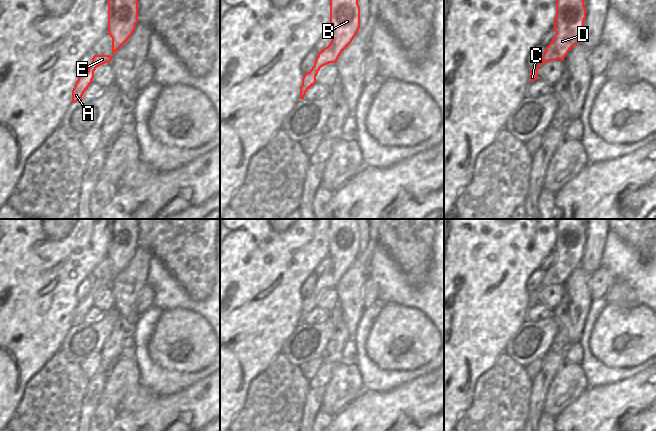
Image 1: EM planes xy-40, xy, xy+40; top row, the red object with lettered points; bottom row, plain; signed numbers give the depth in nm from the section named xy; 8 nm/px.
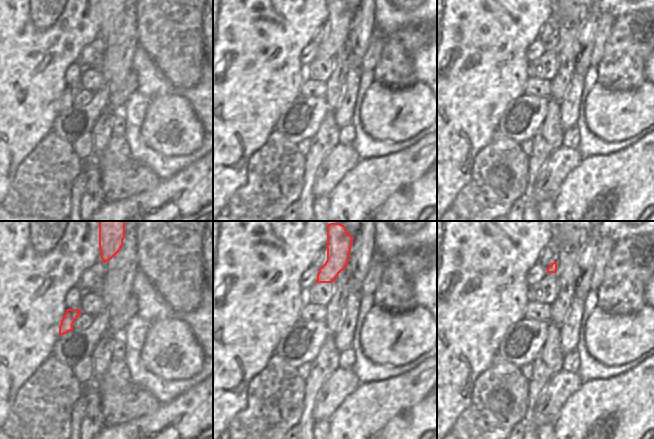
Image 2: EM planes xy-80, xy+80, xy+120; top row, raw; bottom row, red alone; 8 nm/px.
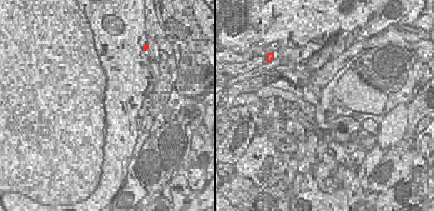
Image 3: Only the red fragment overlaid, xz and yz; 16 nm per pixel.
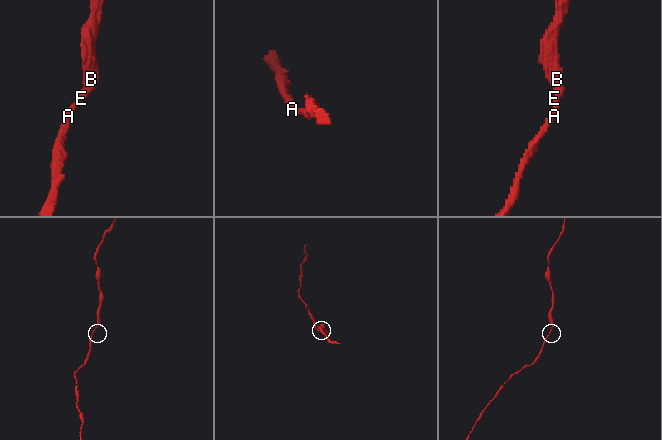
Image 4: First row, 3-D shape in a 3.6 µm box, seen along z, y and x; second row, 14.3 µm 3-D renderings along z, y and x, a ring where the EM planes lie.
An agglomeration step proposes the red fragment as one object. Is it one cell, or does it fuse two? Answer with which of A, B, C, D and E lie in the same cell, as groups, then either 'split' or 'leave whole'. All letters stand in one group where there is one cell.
A B C D E; leave whole

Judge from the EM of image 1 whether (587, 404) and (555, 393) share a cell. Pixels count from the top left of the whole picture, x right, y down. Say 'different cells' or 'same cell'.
different cells

